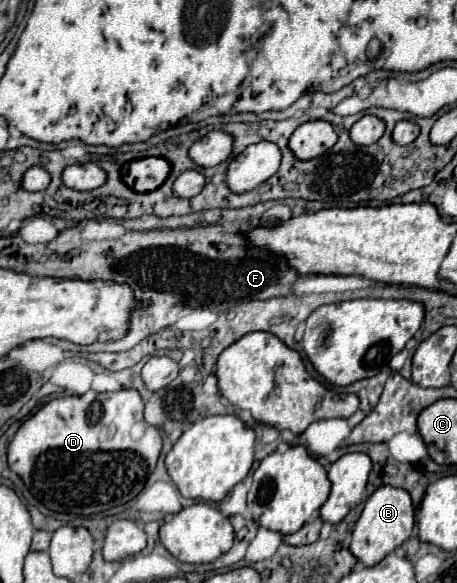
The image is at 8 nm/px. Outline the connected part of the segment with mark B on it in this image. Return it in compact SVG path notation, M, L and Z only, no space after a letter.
M382 485L370 495L360 519L354 525L350 551L366 567L372 567L380 563L388 553L392 553L398 545L402 545L410 537L412 527L414 527L414 507L408 491L392 485Z

